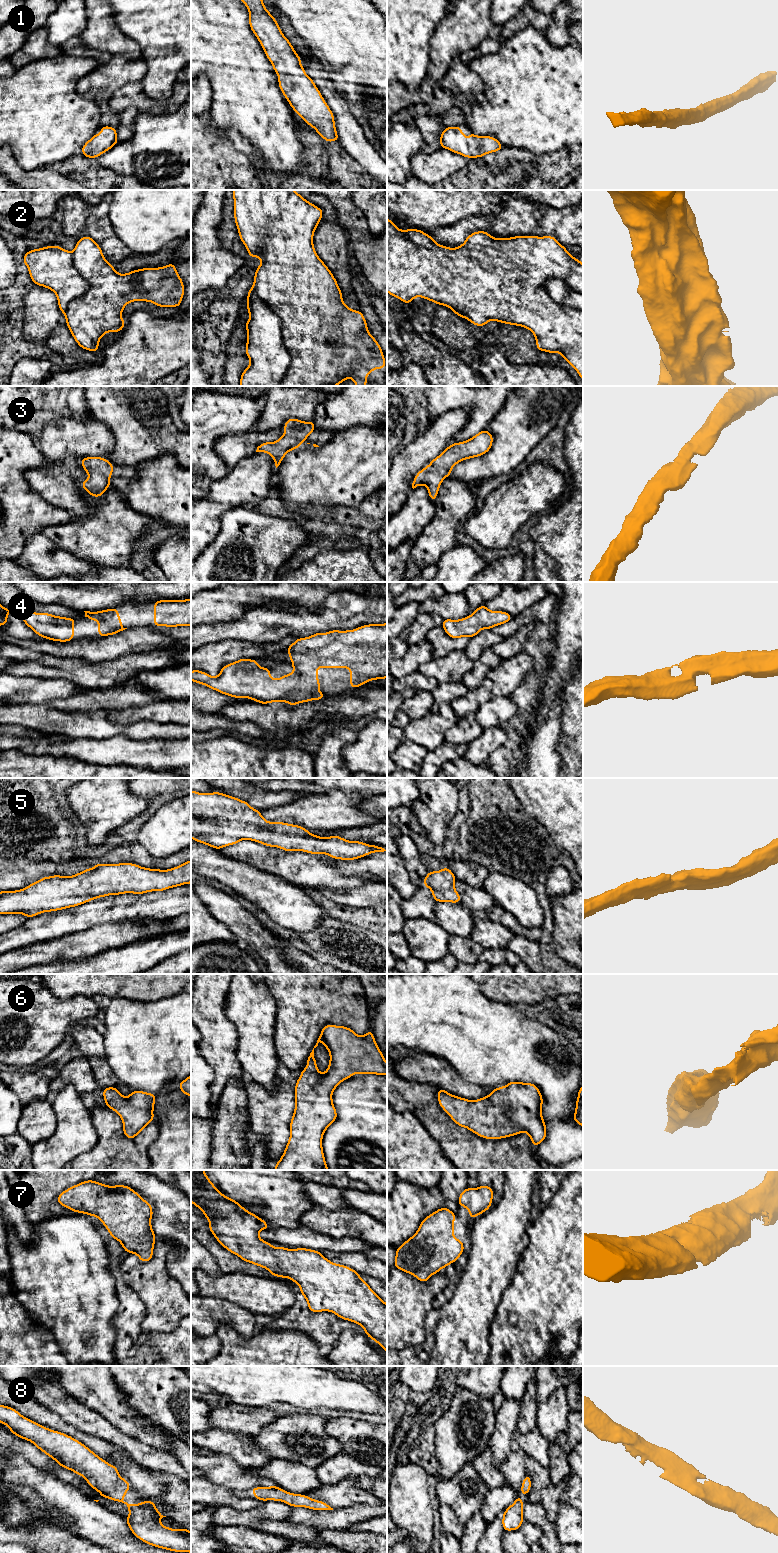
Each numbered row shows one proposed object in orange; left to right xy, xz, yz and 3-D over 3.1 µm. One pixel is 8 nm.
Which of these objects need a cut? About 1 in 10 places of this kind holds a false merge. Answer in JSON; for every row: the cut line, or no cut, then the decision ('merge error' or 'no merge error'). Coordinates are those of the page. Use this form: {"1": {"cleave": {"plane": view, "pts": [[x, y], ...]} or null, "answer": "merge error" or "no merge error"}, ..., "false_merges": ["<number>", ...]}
{"1": {"cleave": null, "answer": "no merge error"}, "2": {"cleave": null, "answer": "no merge error"}, "3": {"cleave": null, "answer": "no merge error"}, "4": {"cleave": null, "answer": "no merge error"}, "5": {"cleave": null, "answer": "no merge error"}, "6": {"cleave": null, "answer": "no merge error"}, "7": {"cleave": null, "answer": "no merge error"}, "8": {"cleave": null, "answer": "no merge error"}, "false_merges": []}

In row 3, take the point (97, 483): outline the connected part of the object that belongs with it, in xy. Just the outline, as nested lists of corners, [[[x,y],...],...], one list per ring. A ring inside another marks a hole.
[[[85,457],[80,462],[89,475],[89,478],[81,483],[82,488],[92,497],[101,497],[106,489],[111,487],[113,463],[103,457]]]

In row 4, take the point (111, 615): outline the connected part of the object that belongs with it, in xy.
[[[116,608],[101,610],[97,612],[84,611],[85,617],[89,620],[96,620],[98,622],[98,635],[104,637],[108,635],[115,635],[127,628],[123,627],[119,617],[119,611]]]

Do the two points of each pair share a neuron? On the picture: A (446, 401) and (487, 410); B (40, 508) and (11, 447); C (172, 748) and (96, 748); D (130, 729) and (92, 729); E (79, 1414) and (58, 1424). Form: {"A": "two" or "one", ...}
{"A": "one", "B": "one", "C": "one", "D": "one", "E": "two"}

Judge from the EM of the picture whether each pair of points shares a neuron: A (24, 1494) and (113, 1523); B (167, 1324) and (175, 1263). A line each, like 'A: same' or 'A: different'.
A: different
B: different

